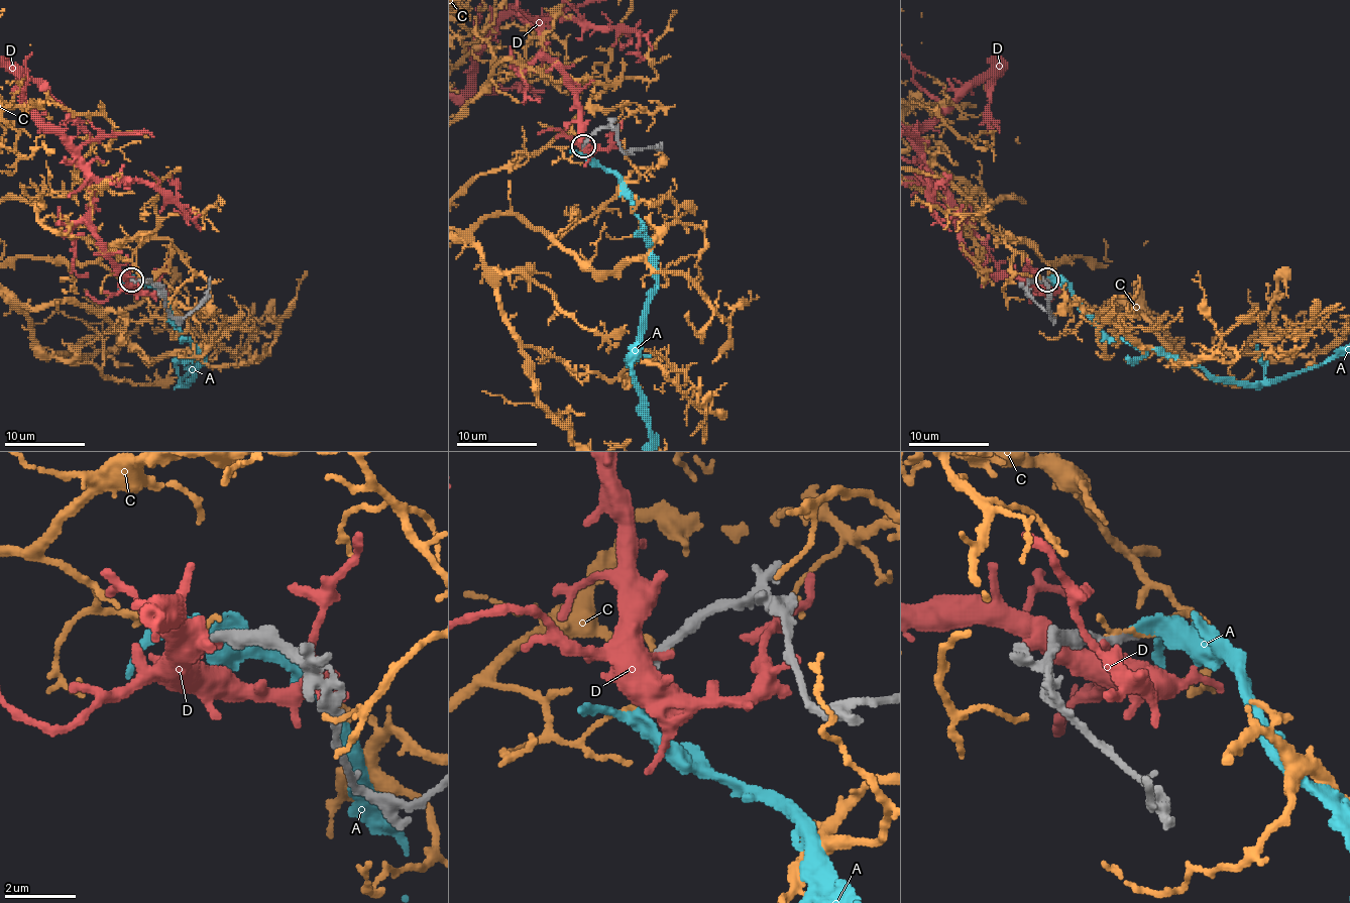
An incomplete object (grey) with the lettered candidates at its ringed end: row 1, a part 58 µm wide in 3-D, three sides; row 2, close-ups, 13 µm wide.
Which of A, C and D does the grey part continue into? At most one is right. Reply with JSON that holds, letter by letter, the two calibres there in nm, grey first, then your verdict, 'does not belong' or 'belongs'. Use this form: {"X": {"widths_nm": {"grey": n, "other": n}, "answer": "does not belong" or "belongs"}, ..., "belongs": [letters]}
{"A": {"widths_nm": {"grey": 280, "other": 240}, "answer": "belongs"}, "C": {"widths_nm": {"grey": 320, "other": 180}, "answer": "does not belong"}, "D": {"widths_nm": {"grey": 360, "other": 460}, "answer": "does not belong"}, "belongs": ["A"]}

